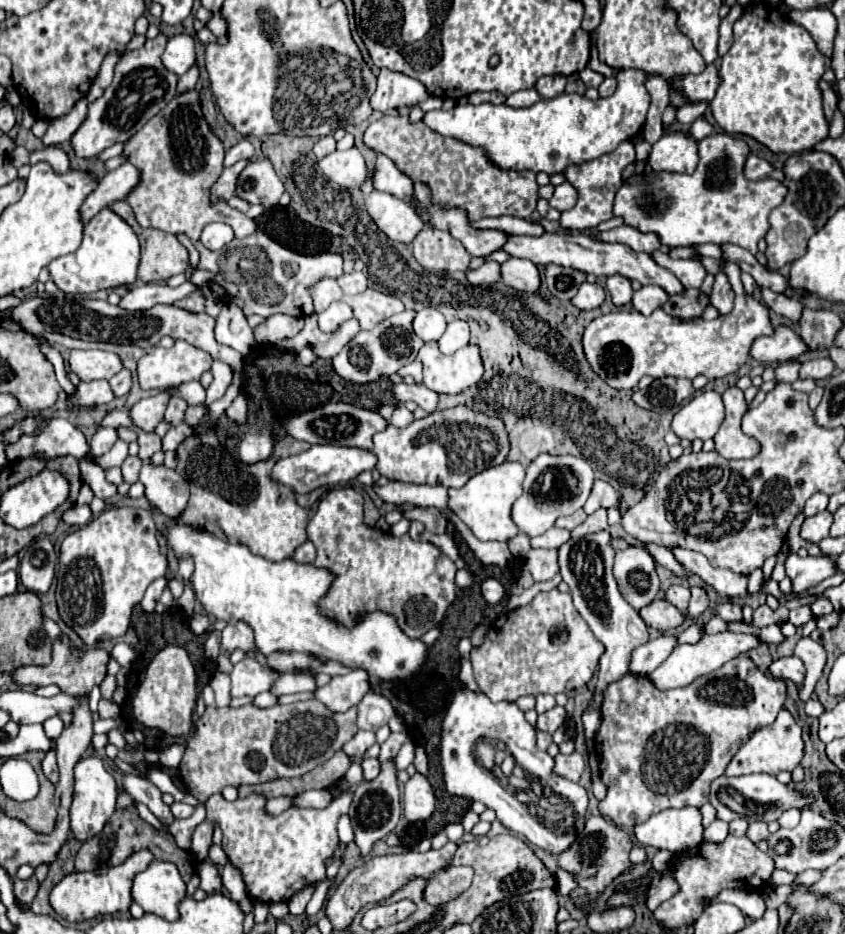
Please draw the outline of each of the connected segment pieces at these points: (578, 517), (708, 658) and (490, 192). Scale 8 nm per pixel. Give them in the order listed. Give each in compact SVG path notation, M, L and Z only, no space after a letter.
M580 509L580 511L576 511L574 515L560 517L560 519L556 521L556 525L558 525L558 527L564 527L564 529L574 529L574 527L576 527L576 525L580 525L584 519L586 519L586 513Z
M716 633L716 635L704 635L698 643L686 643L686 645L678 645L668 659L648 675L648 679L658 687L658 689L674 689L674 687L686 687L692 681L696 681L698 677L716 671L718 667L722 667L726 661L754 649L754 645L758 645L758 637L754 635L744 635L744 633Z
M384 115L370 123L364 143L370 149L388 155L396 167L408 177L414 177L414 181L430 185L436 203L444 207L464 207L472 221L500 215L528 219L536 209L538 183L534 171L502 171L488 161L482 149L442 137L422 121L412 125L406 115Z

